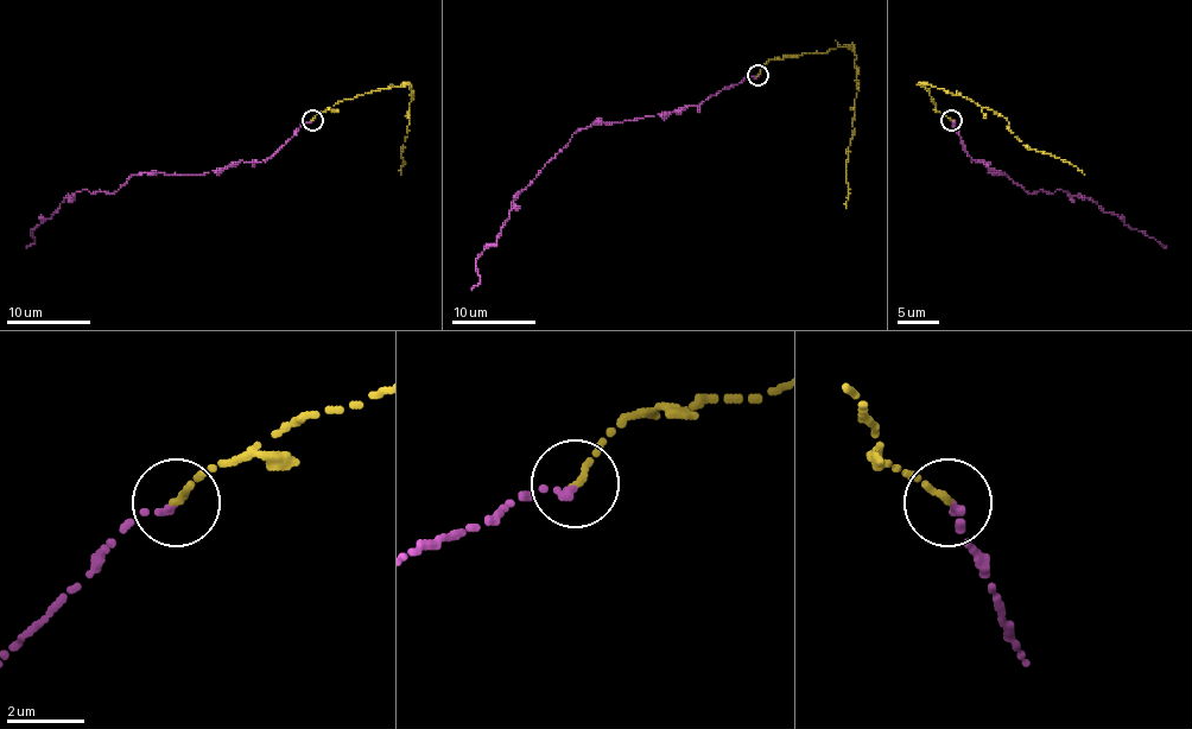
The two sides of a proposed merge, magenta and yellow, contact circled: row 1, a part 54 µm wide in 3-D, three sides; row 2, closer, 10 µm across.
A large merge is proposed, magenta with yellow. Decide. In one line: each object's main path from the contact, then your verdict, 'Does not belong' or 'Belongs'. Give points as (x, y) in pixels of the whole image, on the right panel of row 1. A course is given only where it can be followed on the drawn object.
Course of magenta: (952, 120), (963, 147), (994, 175), (1005, 175), (1029, 194), (1061, 189), (1092, 200), (1166, 248). Course of yellow: (950, 120), (936, 109), (923, 87), (967, 97), (996, 112), (1024, 145), (1065, 160), (1084, 175). Belongs

